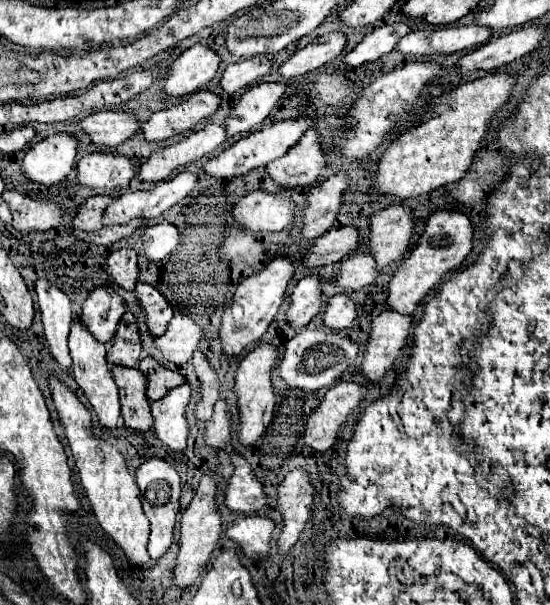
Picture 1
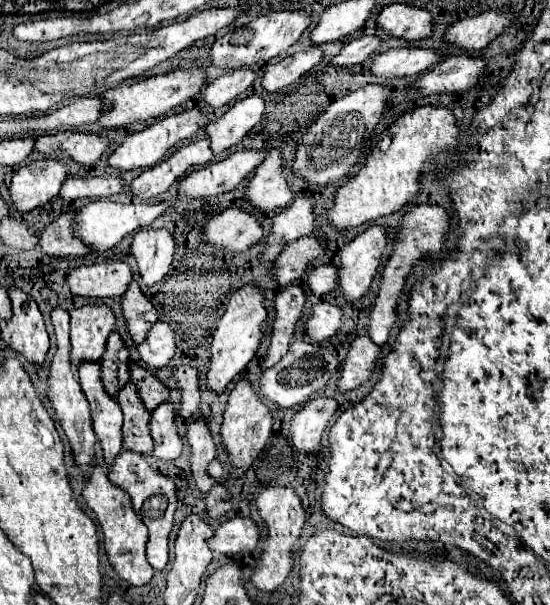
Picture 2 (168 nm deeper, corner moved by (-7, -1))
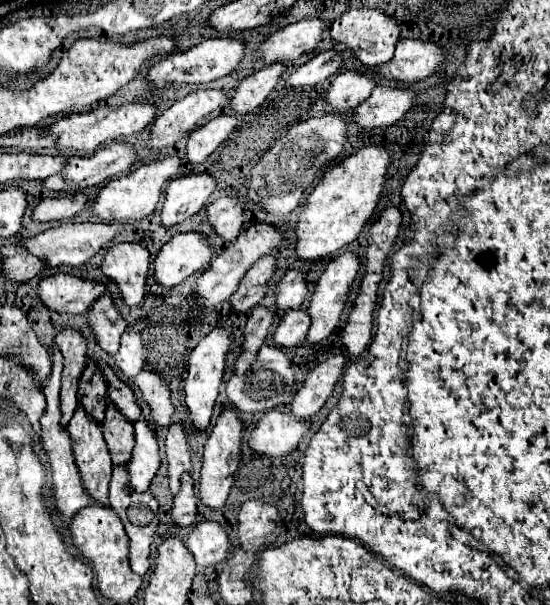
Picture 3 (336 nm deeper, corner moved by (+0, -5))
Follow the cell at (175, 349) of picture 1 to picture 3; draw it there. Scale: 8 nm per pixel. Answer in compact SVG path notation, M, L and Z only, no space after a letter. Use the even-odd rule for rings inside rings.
M125 331L121 337L121 347L113 359L125 377L135 377L145 363L145 343L141 335Z

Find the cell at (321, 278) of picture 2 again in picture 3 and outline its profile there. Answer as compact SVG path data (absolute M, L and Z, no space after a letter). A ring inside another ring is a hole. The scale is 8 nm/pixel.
M291 269L279 281L277 307L279 309L299 309L307 299L307 279L299 269Z

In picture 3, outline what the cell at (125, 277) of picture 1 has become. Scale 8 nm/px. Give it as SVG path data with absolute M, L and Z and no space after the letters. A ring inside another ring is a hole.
M57 273L57 275L49 275L49 277L41 279L39 297L49 309L55 309L57 313L87 313L93 307L93 301L97 301L105 293L105 289L107 289L107 285L103 281L81 279L75 275Z

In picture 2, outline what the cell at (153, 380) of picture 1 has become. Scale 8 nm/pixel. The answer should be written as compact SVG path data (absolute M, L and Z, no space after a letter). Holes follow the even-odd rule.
M128 363L128 371L130 371L130 379L132 383L138 387L138 395L144 403L144 407L152 413L160 403L164 403L168 399L168 389L156 379L152 377L144 367L140 367L138 363Z

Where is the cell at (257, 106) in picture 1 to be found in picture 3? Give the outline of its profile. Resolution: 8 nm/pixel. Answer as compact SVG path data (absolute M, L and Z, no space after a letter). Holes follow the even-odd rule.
M219 115L209 123L193 129L187 141L187 161L203 163L219 145L227 141L227 137L237 129L239 119L235 115Z

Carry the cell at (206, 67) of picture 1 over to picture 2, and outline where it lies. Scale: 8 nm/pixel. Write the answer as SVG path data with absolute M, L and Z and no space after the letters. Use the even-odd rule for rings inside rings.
M174 69L170 73L148 77L134 85L128 85L128 83L118 85L116 89L102 93L102 101L110 105L110 109L102 111L102 115L98 117L98 123L102 129L118 129L136 121L146 121L152 117L166 115L174 111L178 105L182 105L186 99L198 95L204 83L206 83L206 73L202 69Z

